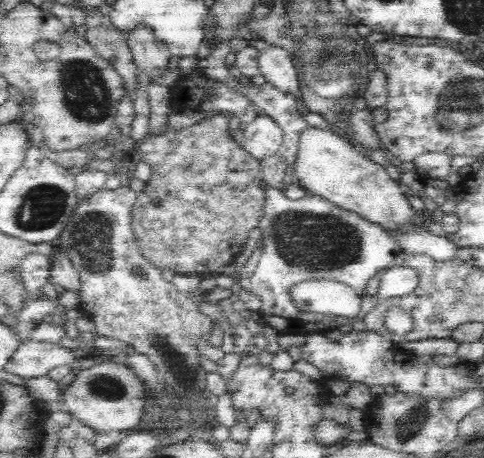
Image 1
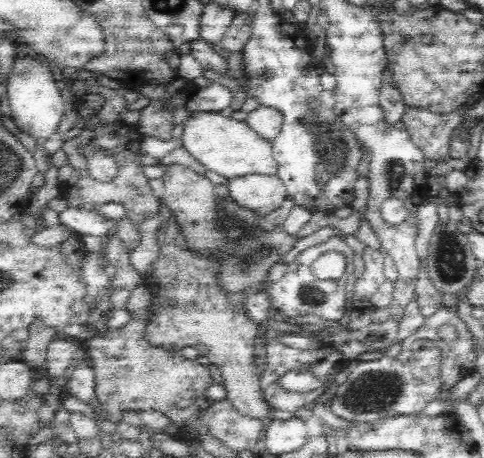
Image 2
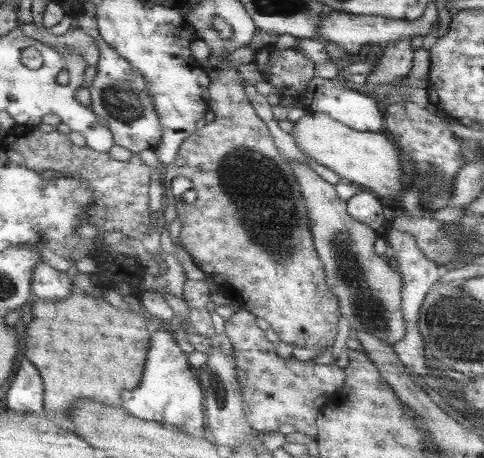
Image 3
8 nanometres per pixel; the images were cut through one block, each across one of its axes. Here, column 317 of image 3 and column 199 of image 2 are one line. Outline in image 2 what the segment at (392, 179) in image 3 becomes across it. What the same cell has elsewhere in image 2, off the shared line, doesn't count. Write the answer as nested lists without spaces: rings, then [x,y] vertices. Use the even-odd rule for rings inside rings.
[[[196,112],[184,122],[184,132],[182,132],[182,148],[206,168],[206,172],[214,172],[218,176],[224,176],[228,180],[236,178],[246,178],[250,174],[258,176],[268,176],[268,178],[280,178],[278,164],[274,160],[272,146],[246,122],[238,122],[234,118],[224,118],[220,112]]]

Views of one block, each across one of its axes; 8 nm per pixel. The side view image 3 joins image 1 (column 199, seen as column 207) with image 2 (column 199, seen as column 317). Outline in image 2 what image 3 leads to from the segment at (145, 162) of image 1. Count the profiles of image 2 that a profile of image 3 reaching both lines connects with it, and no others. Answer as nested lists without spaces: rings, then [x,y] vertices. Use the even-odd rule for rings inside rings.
[[[172,218],[172,226],[168,234],[156,234],[160,244],[160,258],[152,270],[152,322],[146,332],[146,340],[152,346],[160,346],[164,350],[182,350],[184,346],[196,346],[198,356],[206,356],[210,364],[218,366],[218,374],[222,376],[222,384],[228,392],[228,400],[236,406],[236,410],[246,416],[272,422],[274,410],[264,398],[264,390],[260,384],[262,372],[256,366],[256,350],[260,346],[260,330],[258,326],[246,316],[244,304],[248,294],[240,296],[226,296],[218,292],[214,280],[212,264],[200,260],[190,252],[186,246],[184,236],[178,232],[176,222]]]

